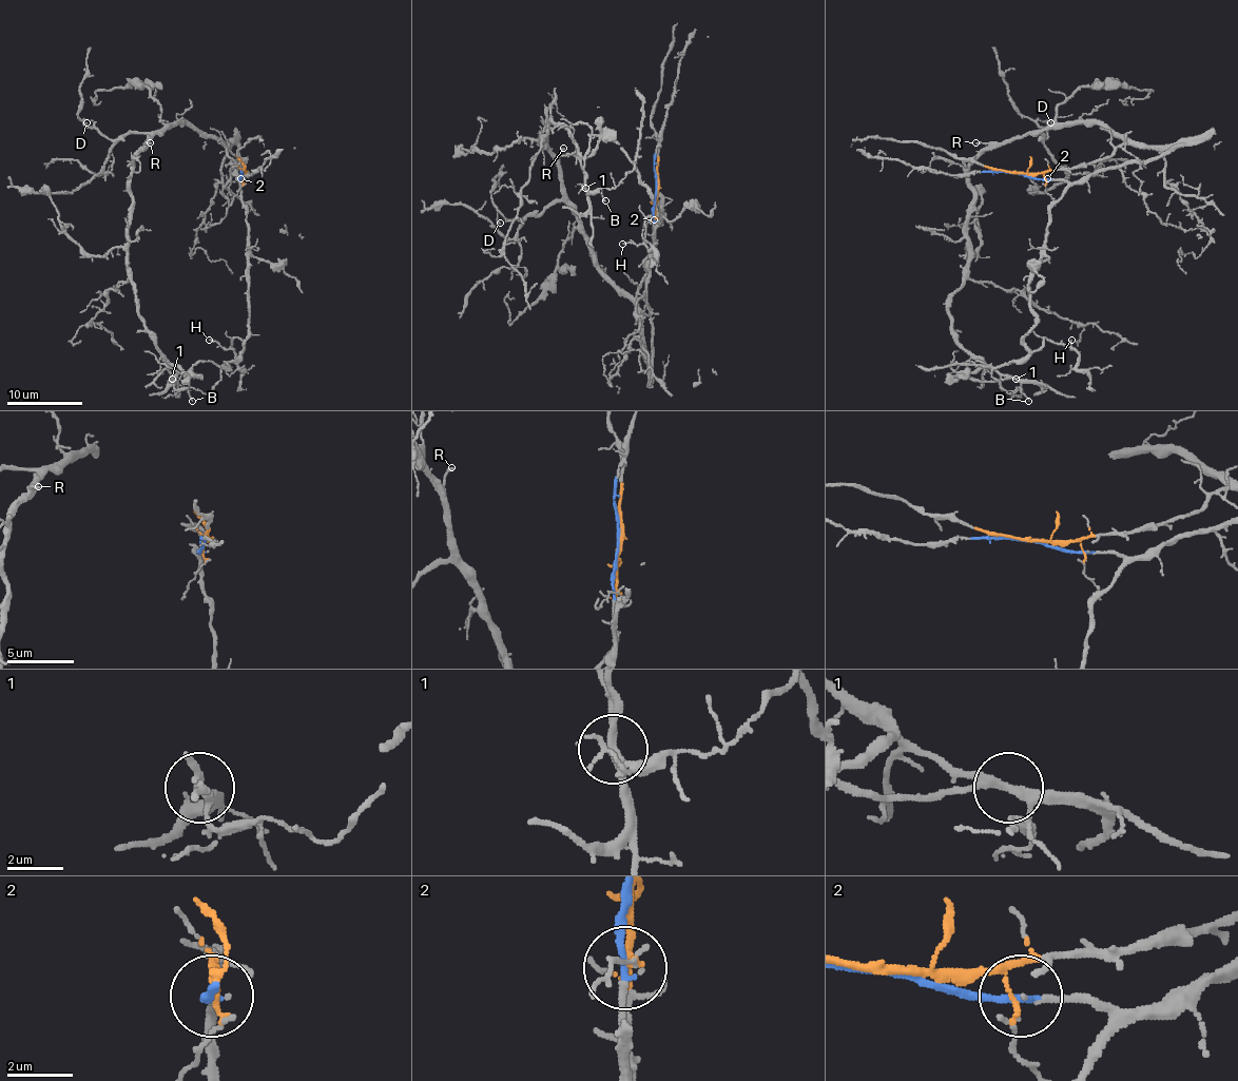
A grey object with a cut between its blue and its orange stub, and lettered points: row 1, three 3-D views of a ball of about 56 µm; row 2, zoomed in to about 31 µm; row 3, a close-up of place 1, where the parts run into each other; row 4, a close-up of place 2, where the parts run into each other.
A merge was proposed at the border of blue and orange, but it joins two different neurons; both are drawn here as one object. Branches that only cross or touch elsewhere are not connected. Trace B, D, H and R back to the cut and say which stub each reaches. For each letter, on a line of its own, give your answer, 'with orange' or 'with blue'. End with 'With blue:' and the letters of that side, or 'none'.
B: with orange
D: with orange
H: with blue
R: with orange
With blue: H

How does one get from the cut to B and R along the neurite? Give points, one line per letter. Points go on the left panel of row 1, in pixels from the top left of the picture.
B: (243, 173), (188, 124), (152, 137), (130, 173), (128, 278), (144, 329), (192, 401)
R: (243, 173), (218, 142), (184, 124), (171, 124), (147, 142), (150, 142)

